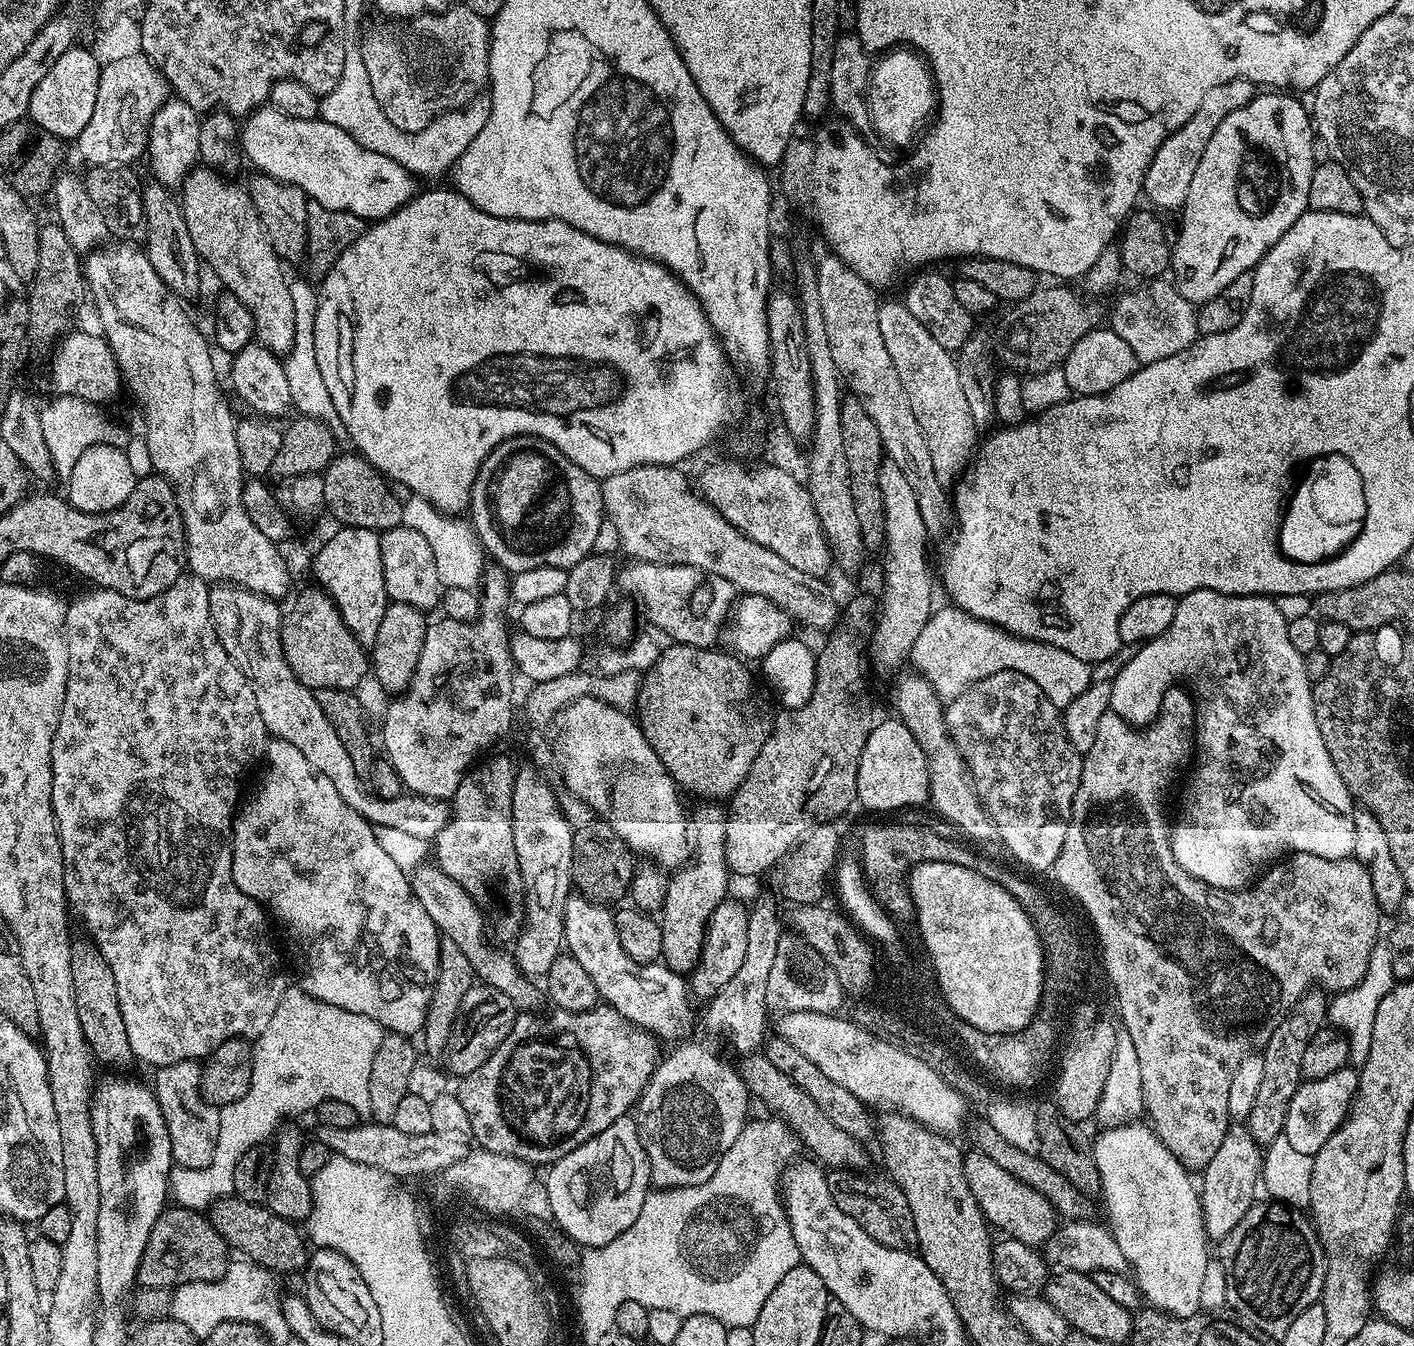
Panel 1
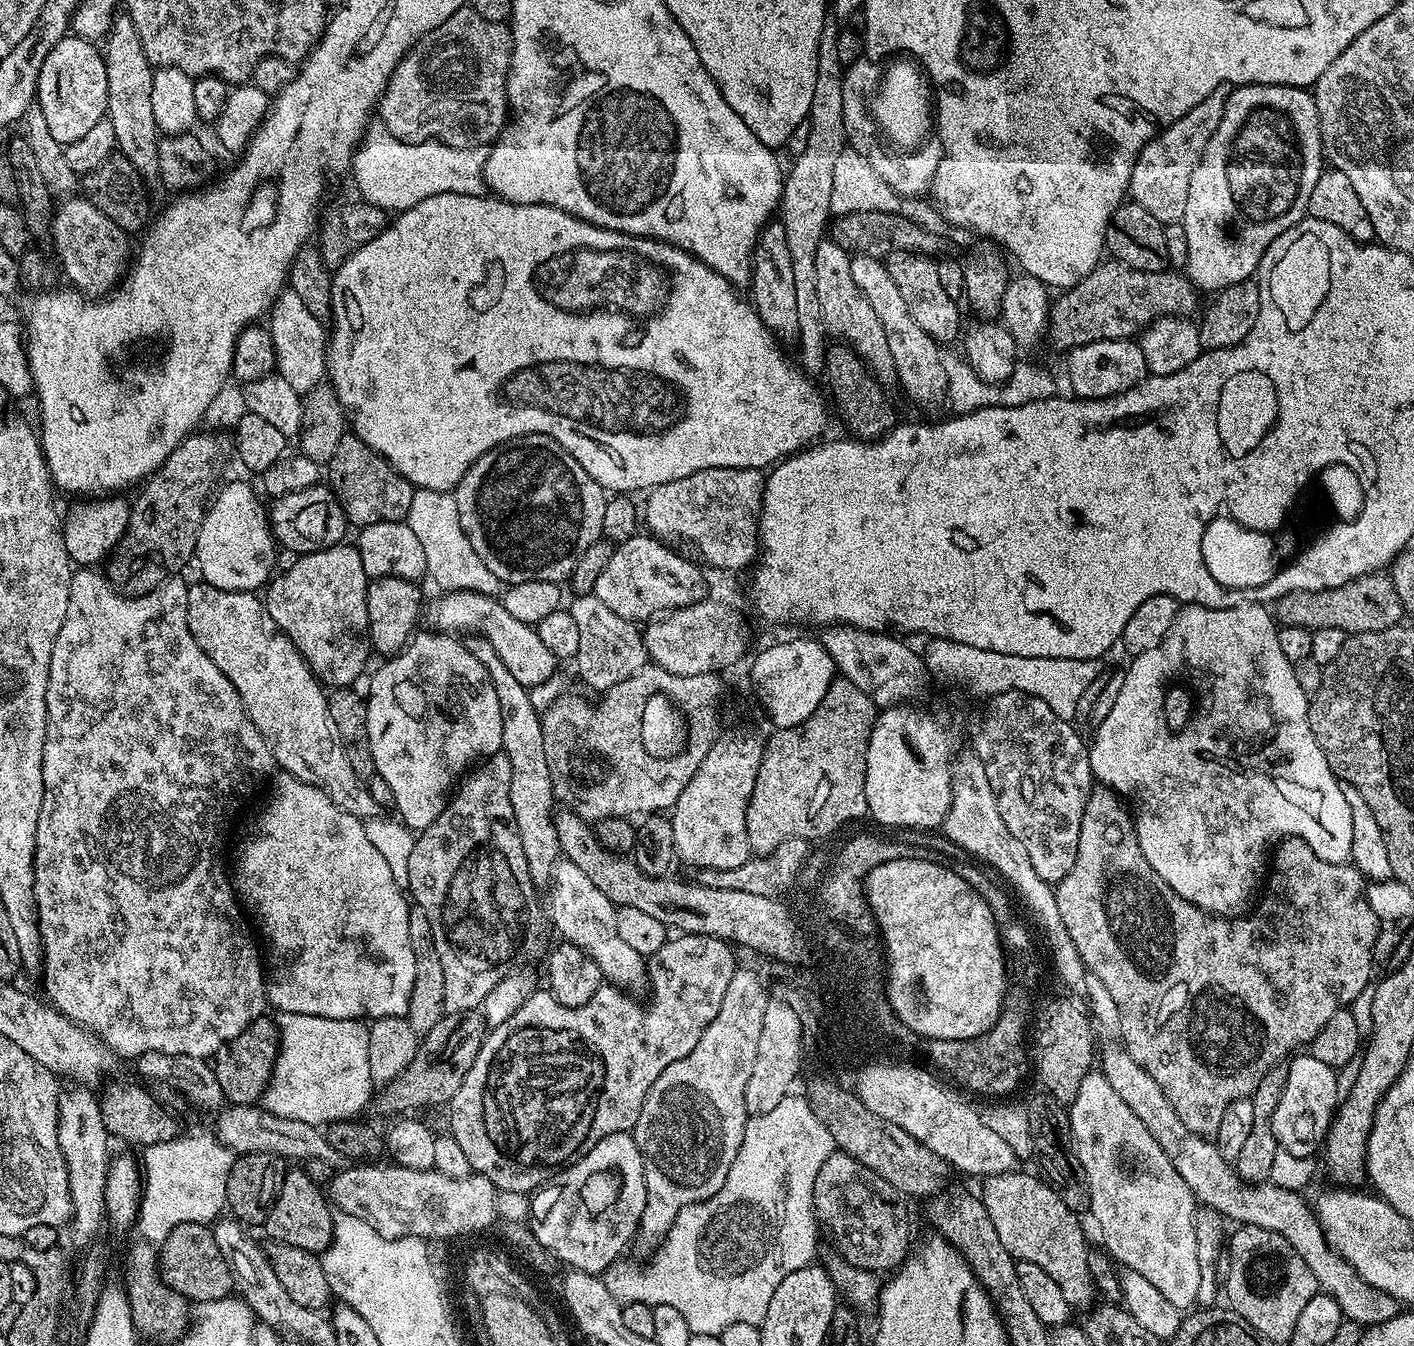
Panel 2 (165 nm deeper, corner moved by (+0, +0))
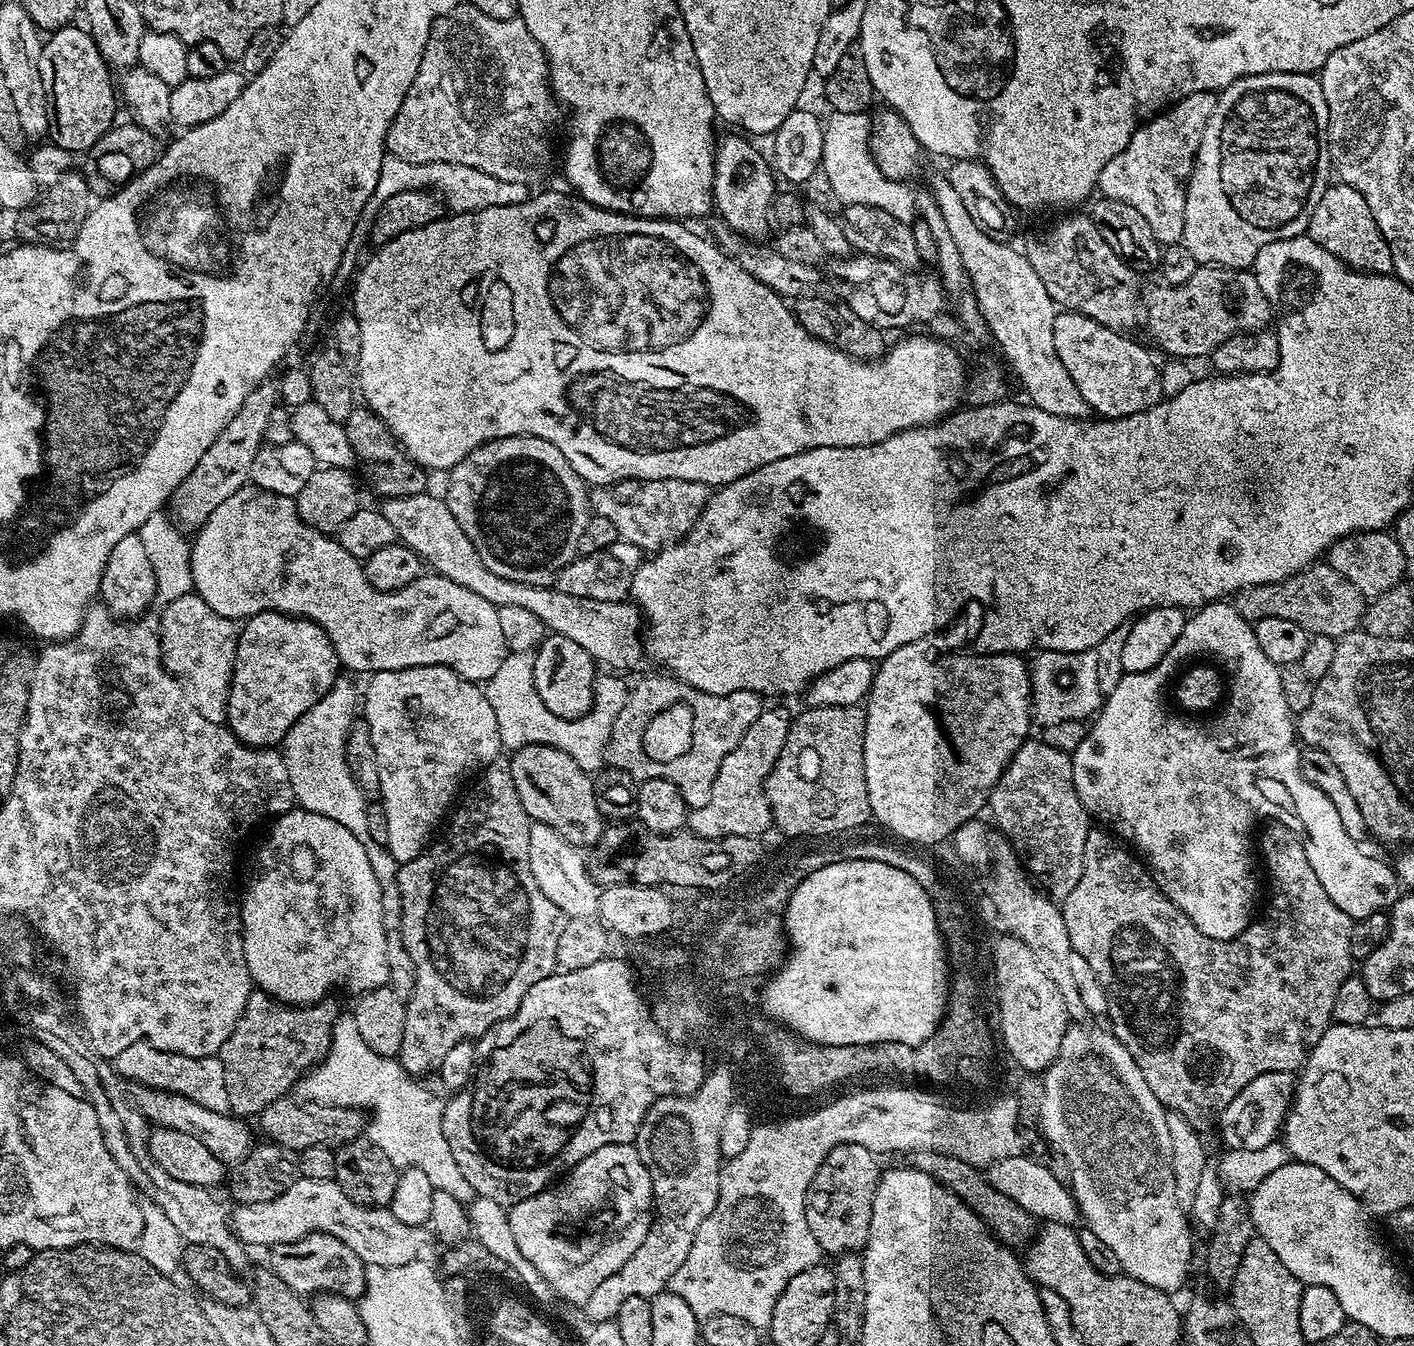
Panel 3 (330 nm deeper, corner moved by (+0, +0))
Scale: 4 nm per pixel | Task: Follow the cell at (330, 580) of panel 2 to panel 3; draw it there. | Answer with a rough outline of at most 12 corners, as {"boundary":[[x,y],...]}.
{"boundary":[[249,616],[226,727],[275,749],[342,665],[313,620]]}

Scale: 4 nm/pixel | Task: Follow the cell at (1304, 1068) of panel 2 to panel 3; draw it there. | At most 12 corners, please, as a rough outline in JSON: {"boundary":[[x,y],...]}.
{"boundary":[[1290,1072],[1258,1074],[1226,1106],[1224,1148],[1277,1143],[1294,1095]]}

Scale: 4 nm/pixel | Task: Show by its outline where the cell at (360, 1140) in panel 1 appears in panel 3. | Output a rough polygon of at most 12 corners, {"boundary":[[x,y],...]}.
{"boundary":[[140,1086],[149,1122],[190,1134],[235,1166],[254,1147],[243,1119]]}

